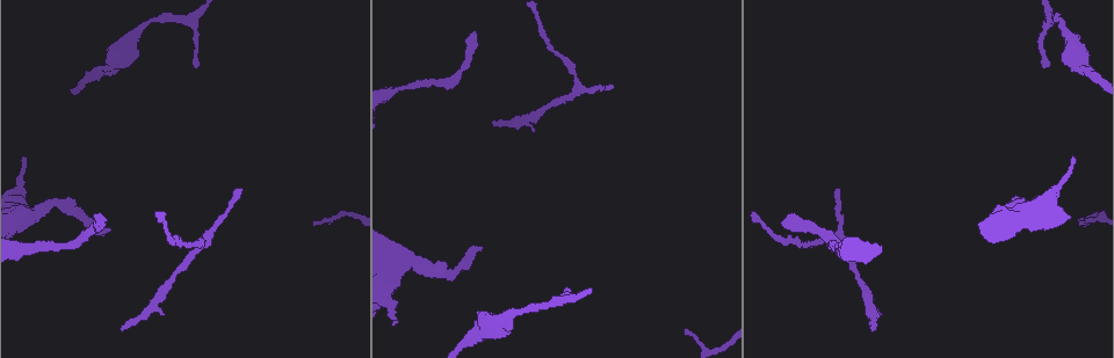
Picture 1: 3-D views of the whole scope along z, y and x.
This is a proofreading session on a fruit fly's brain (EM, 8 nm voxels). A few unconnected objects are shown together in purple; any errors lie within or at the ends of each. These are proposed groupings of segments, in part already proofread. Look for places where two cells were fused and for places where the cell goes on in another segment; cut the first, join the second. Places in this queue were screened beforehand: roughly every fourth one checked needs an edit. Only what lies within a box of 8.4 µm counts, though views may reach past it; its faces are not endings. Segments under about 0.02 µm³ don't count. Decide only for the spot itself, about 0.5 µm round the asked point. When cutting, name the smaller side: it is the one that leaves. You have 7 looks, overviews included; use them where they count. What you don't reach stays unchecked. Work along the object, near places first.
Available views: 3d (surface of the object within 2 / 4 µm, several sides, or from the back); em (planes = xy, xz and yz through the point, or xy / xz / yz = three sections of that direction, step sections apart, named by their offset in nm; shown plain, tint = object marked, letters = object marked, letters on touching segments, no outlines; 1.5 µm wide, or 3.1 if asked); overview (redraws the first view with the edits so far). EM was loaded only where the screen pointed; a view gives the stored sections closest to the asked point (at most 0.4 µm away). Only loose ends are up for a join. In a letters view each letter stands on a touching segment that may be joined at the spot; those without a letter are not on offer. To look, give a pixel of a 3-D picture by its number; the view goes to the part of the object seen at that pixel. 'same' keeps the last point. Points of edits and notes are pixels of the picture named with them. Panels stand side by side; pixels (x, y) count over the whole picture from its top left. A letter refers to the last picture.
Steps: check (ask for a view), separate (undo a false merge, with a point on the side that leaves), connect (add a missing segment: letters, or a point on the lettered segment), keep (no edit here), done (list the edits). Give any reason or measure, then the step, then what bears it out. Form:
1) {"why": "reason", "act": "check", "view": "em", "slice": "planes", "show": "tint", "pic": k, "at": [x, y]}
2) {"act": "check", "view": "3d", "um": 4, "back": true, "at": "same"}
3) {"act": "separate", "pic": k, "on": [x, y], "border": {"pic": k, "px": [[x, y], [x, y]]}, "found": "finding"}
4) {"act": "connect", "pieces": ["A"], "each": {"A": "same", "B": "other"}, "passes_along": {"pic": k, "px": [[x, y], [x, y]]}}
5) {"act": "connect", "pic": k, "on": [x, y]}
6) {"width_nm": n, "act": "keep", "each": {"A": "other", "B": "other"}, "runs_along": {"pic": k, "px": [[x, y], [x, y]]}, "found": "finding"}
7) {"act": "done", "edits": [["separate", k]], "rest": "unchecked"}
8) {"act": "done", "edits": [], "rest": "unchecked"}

{"act": "check", "view": "em", "slice": "xz", "step": 4, "show": "tint", "pic": 1, "at": [503, 320]}

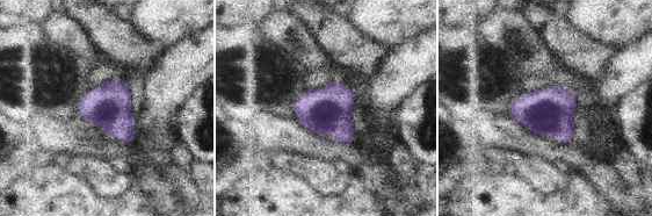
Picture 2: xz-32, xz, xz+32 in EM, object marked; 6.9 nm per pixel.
{"why": "what lies round it", "act": "check", "view": "em", "slice": "xz", "step": 4, "show": "letters", "at": "same"}

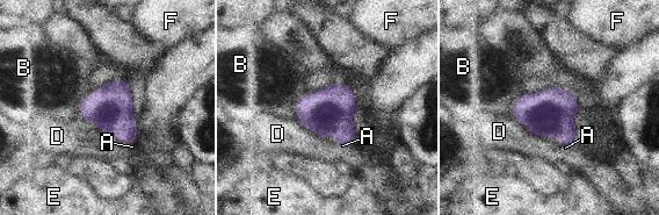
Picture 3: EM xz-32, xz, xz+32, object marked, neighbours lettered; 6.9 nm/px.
{"act": "keep", "each": {"A": "other", "B": "other", "D": "other", "E": "other", "F": "other"}, "border": {"pic": 3, "px": [[512, 117], [544, 138]]}, "found": "all the same cell"}

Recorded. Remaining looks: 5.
{"why": "long arm stops here", "act": "check", "view": "em", "slice": "xy", "step": 8, "show": "letters", "pic": 1, "at": [871, 332]}

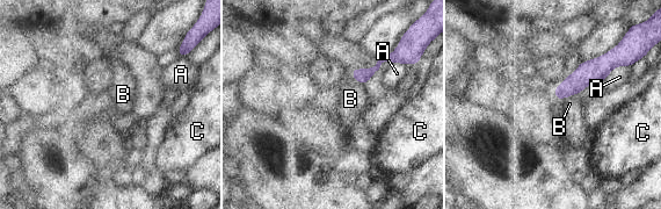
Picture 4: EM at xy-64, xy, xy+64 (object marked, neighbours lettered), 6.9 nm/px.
{"act": "check", "view": "em", "slice": "planes", "show": "letters", "at": "same"}

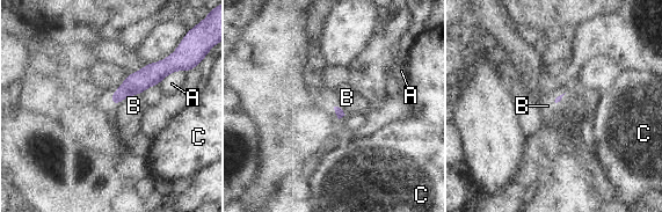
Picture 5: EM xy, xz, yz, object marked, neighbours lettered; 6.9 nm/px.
{"act": "keep", "each": {"A": "other", "B": "other", "C": "other"}, "found": "none of them fits"}

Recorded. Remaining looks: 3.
{"act": "done", "edits": [], "rest": "unchecked"}

